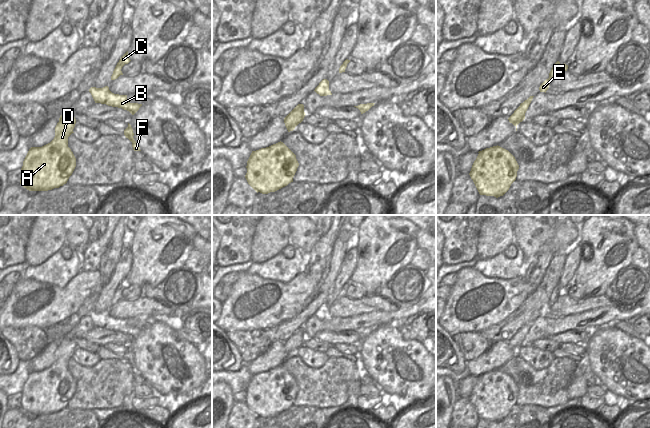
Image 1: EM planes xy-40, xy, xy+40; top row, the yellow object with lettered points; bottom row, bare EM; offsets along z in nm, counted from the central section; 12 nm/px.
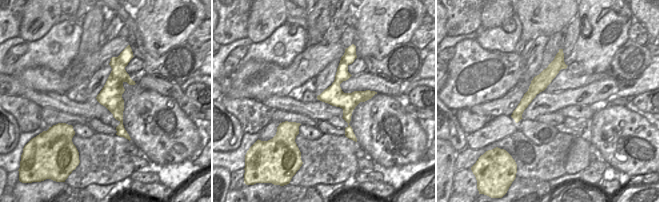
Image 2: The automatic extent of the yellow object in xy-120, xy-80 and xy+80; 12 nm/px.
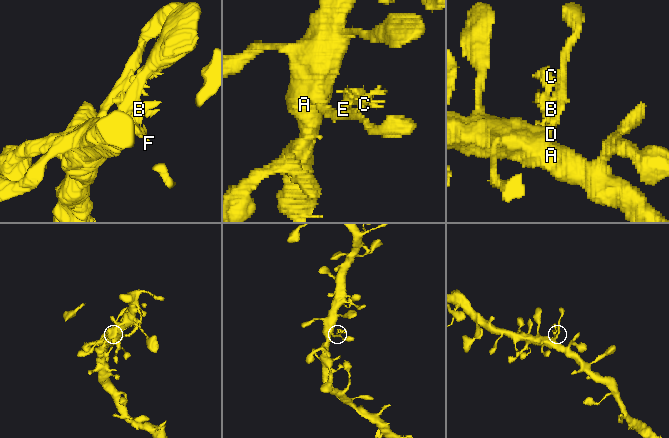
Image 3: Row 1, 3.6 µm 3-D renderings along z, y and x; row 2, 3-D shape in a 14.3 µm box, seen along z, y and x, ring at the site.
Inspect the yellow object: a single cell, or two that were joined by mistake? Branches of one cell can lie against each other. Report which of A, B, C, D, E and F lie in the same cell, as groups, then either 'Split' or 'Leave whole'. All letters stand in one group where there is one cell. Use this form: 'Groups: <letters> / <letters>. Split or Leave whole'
Groups: A D / B C E F. Split.

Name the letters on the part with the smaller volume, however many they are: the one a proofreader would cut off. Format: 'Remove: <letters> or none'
Remove: B, C, E, F.

